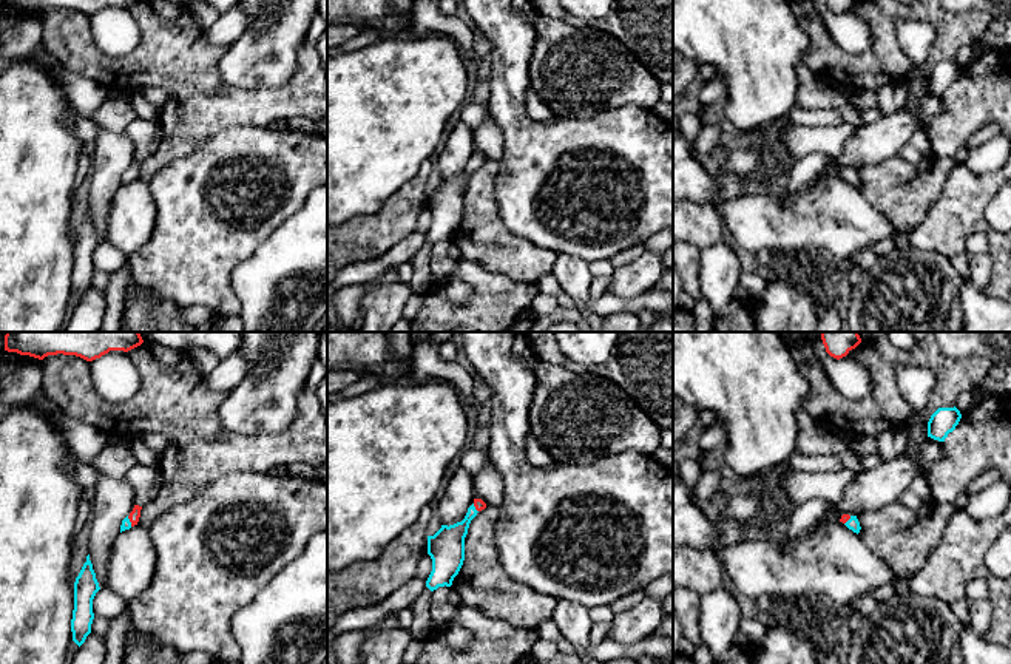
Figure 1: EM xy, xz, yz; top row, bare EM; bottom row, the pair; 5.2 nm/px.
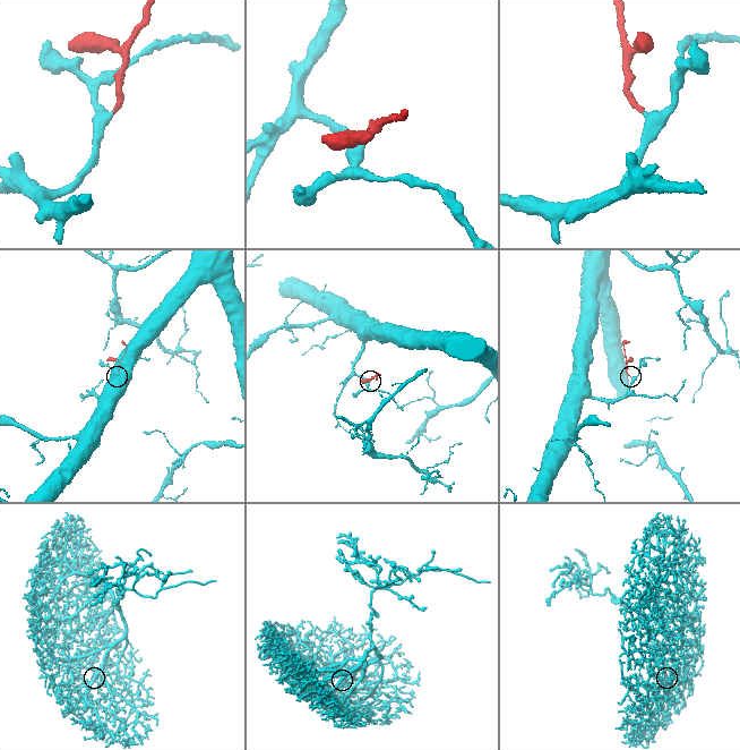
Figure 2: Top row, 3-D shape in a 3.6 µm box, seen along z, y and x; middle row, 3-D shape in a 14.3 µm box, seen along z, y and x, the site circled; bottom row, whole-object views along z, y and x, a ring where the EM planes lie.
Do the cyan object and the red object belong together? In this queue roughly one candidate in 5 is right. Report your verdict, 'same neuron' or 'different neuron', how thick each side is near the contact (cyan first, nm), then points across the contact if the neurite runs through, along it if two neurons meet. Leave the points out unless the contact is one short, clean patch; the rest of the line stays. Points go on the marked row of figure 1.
same neuron; 50 nm thick on the cyan side, 60 nm on the other; runs through xy (125, 524), (128, 521), (135, 514)

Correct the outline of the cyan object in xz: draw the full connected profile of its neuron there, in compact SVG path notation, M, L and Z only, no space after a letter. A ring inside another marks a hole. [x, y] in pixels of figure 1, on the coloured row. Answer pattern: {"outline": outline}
{"outline": "M474 499L462 522L454 525L441 525L434 534L428 536L428 554L432 559L432 571L426 581L426 587L434 591L438 587L451 587L465 561L465 537L471 520L478 511L485 510L482 499Z"}

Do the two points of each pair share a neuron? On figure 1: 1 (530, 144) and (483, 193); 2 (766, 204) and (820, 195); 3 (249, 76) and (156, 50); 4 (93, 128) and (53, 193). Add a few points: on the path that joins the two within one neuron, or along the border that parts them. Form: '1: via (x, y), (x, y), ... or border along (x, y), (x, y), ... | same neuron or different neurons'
1: border along (497, 162), (499, 173), (494, 198), (502, 216) | different neurons
2: via (780, 213), (801, 213), (806, 209) | same neuron
3: border along (227, 47), (219, 76), (249, 90) | different neurons
4: border along (77, 116), (74, 132), (88, 149) | different neurons

